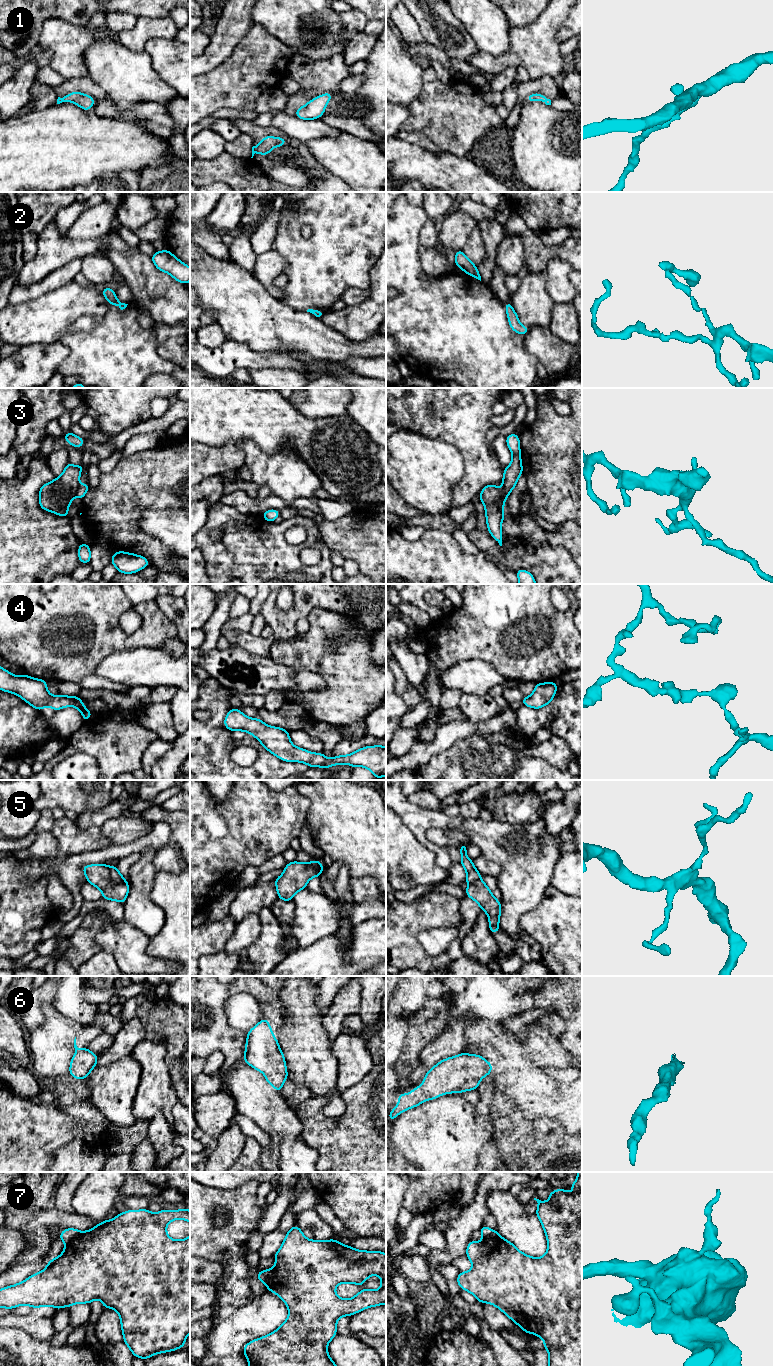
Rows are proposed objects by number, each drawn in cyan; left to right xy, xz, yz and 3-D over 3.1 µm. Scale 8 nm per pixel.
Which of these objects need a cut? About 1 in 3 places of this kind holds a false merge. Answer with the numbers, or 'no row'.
5

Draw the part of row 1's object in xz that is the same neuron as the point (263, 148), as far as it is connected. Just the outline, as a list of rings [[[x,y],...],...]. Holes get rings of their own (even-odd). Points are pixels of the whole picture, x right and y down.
[[[266,136],[264,137],[257,147],[252,147],[252,157],[255,153],[259,153],[262,155],[269,155],[270,150],[274,147],[283,146],[287,143],[287,140],[285,138],[279,138],[279,137],[272,137],[272,136]]]

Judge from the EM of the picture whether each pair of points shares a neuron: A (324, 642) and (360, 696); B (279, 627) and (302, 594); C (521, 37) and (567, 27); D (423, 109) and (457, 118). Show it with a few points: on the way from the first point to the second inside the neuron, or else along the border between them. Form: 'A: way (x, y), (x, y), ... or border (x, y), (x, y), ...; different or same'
A: way (337, 655), (344, 662), (354, 683); same
B: way (287, 619), (302, 602); same
C: border (570, 10), (557, 32), (556, 40), (558, 43); different
D: way (431, 113), (449, 114); same

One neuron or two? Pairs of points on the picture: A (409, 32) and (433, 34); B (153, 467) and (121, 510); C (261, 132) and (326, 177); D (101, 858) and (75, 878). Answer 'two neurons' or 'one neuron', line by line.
A: two neurons
B: one neuron
C: one neuron
D: one neuron

